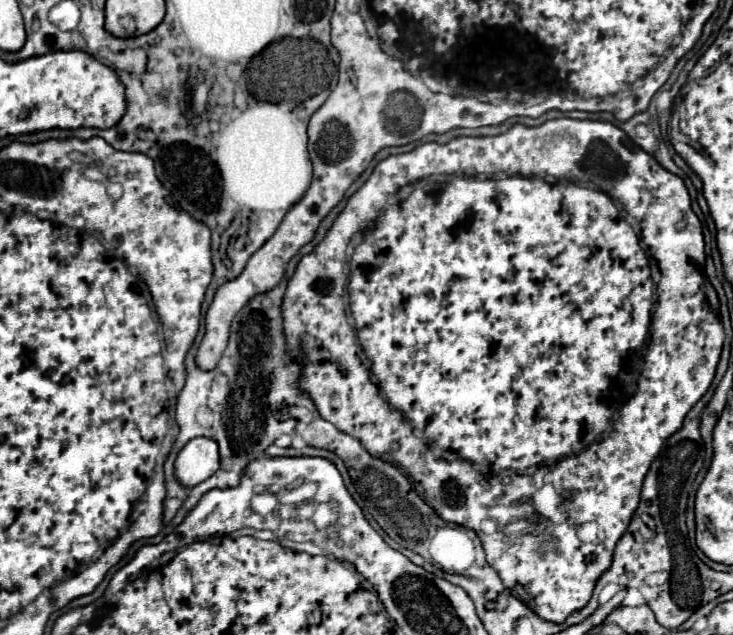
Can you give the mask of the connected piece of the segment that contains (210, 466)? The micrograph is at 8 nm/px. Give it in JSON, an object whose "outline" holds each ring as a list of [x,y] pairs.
{"outline":[[[193,438],[175,460],[177,480],[193,488],[219,470],[219,452],[211,438]]]}

